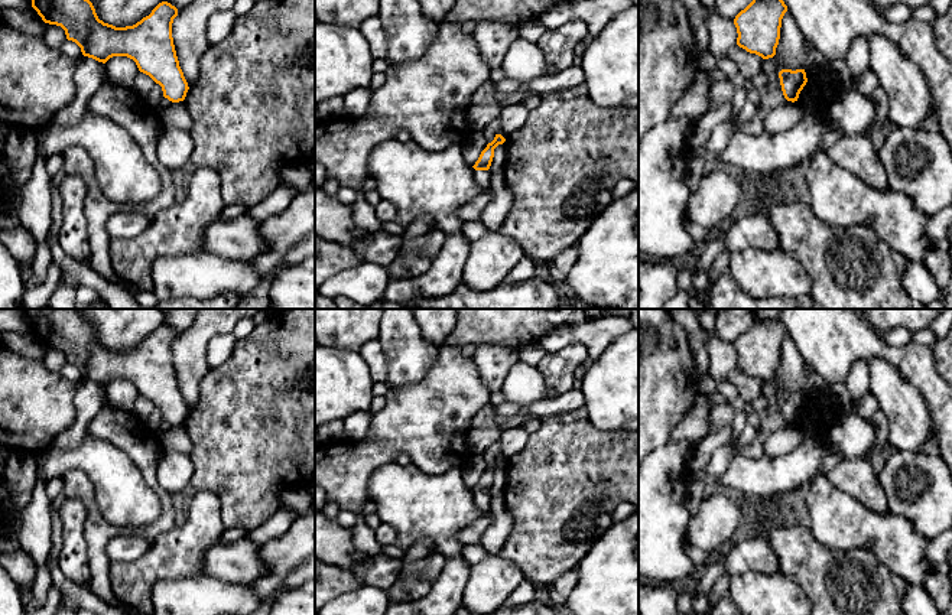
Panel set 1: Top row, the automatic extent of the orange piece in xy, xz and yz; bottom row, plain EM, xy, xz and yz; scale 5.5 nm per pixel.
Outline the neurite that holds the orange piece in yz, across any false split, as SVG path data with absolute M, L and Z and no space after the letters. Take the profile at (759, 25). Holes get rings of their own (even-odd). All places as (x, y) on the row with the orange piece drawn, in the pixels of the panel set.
M753 0L734 19L737 45L763 59L773 58L786 12L787 6L783 0Z

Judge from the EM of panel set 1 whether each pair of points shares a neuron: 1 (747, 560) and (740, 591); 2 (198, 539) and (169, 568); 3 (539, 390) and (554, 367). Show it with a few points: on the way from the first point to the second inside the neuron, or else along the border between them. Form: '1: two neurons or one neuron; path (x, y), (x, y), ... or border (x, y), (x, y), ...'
1: two neurons; border (777, 572), (744, 572), (733, 576)
2: one neuron; path (191, 546), (176, 560)
3: two neurons; border (536, 365), (545, 386), (555, 396)

